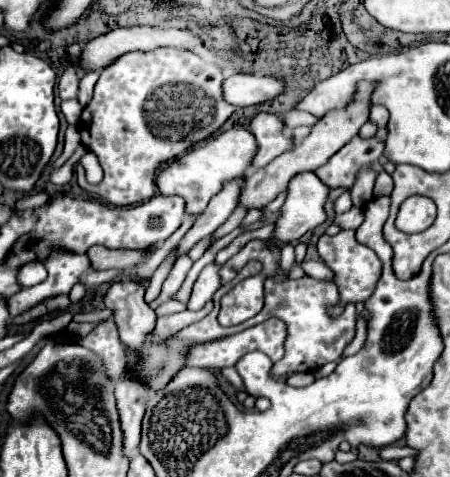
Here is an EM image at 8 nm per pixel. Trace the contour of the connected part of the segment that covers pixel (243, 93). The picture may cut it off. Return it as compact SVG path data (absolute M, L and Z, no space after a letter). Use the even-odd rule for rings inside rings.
M232 75L222 85L222 95L230 105L248 107L274 99L282 91L282 81L268 75Z

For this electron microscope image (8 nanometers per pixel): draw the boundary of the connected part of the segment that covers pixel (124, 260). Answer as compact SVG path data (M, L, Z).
M90 247L88 259L92 263L94 271L102 269L126 269L140 261L144 261L144 251L132 251L132 249L108 249L108 247Z

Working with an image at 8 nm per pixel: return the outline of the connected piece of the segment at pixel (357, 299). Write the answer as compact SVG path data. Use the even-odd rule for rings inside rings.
M340 231L338 235L330 237L330 235L322 235L318 239L318 251L322 261L334 271L336 277L336 285L340 289L340 301L342 303L362 303L372 295L372 289L380 277L380 259L376 257L376 253L372 253L372 249L360 245L354 239L354 231Z

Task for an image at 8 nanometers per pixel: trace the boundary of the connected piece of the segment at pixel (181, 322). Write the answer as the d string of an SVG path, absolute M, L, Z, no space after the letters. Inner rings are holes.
M208 303L204 309L200 309L198 313L178 313L178 315L164 315L158 317L156 327L154 327L154 343L160 343L168 337L172 337L176 331L180 331L182 327L206 317L206 313L210 313L212 303Z

